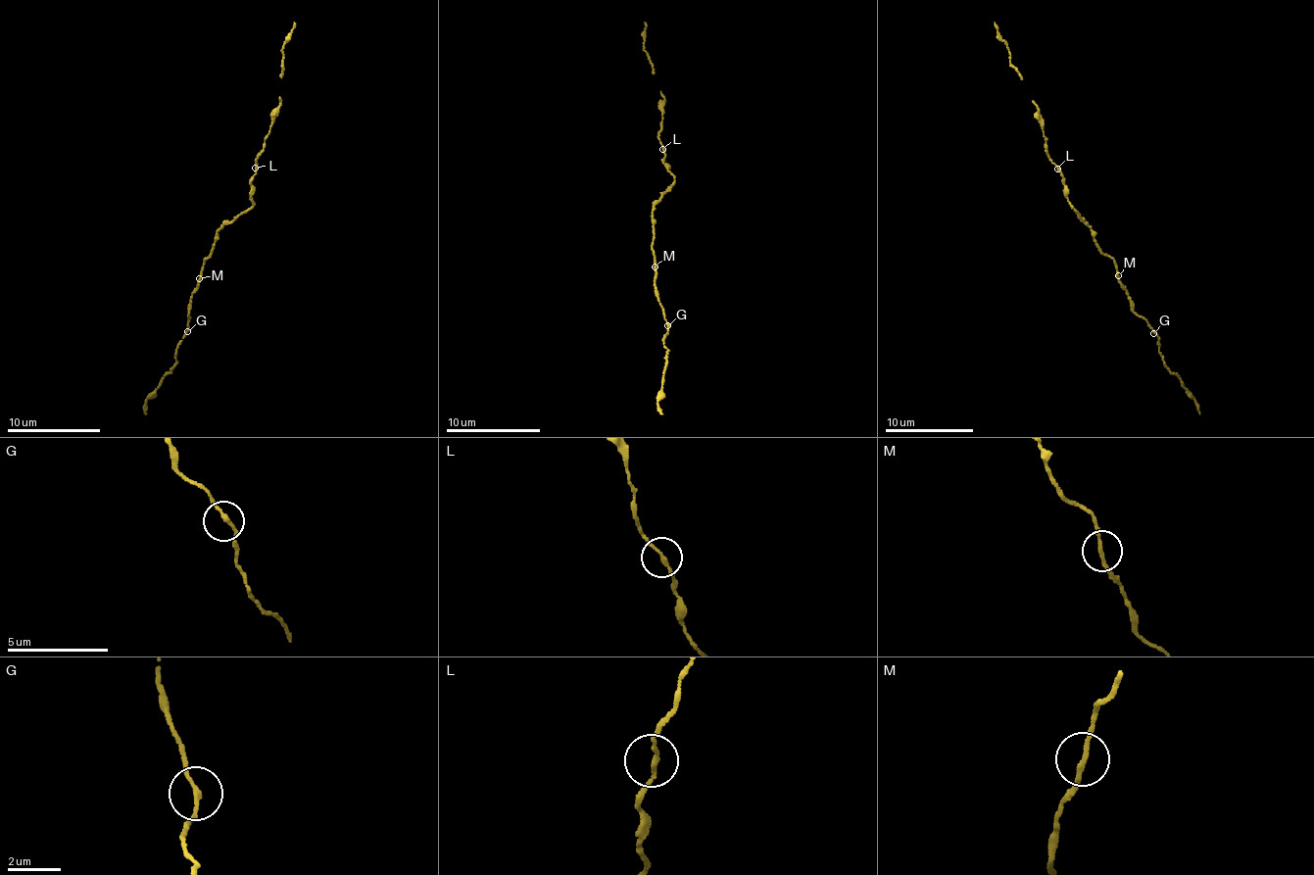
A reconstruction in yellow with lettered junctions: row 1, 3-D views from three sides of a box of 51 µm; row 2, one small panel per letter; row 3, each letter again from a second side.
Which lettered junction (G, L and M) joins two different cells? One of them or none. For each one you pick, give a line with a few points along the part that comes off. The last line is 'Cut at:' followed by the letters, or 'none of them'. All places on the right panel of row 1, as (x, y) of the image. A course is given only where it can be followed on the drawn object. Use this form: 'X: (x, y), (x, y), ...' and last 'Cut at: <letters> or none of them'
Cut at: none of them

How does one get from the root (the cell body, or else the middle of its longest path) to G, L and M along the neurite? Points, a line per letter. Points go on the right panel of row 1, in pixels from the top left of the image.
G: (1087, 223), (1095, 246), (1114, 260), (1118, 281), (1126, 290), (1129, 306), (1154, 332)
L: (1087, 223), (1068, 200), (1063, 177), (1057, 169)
M: (1087, 223), (1095, 246), (1114, 260), (1118, 275)

